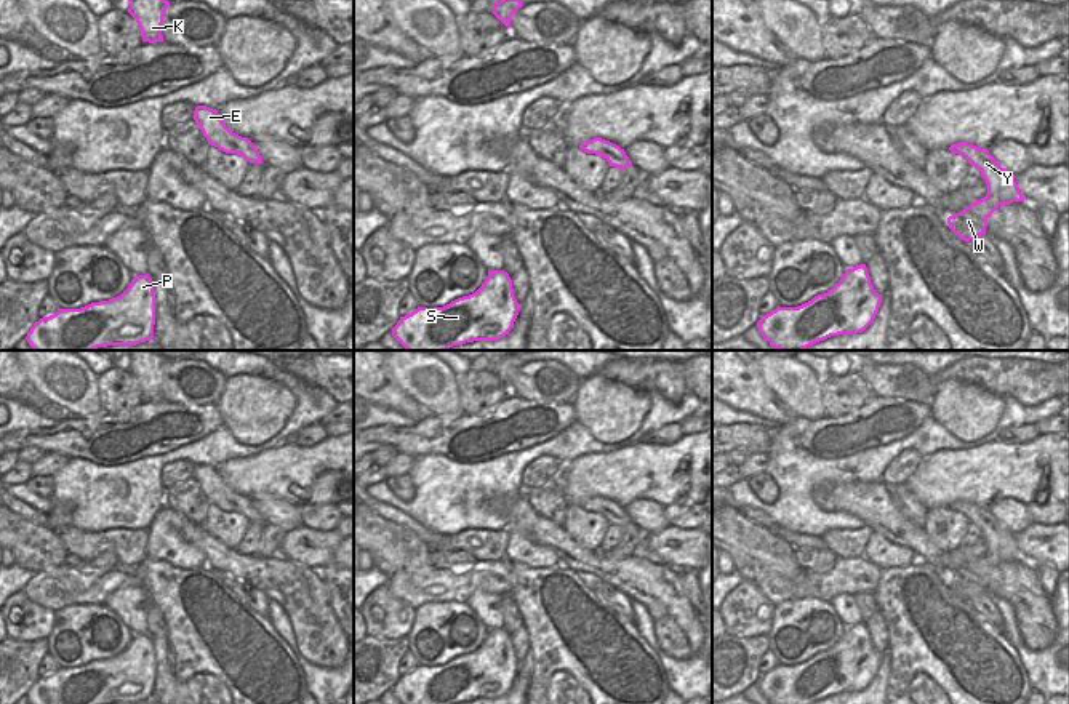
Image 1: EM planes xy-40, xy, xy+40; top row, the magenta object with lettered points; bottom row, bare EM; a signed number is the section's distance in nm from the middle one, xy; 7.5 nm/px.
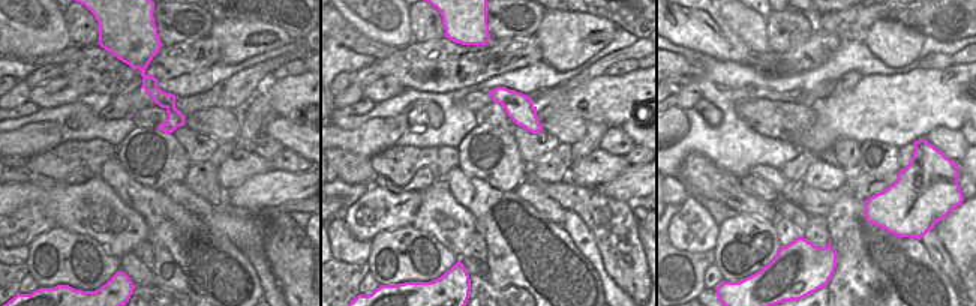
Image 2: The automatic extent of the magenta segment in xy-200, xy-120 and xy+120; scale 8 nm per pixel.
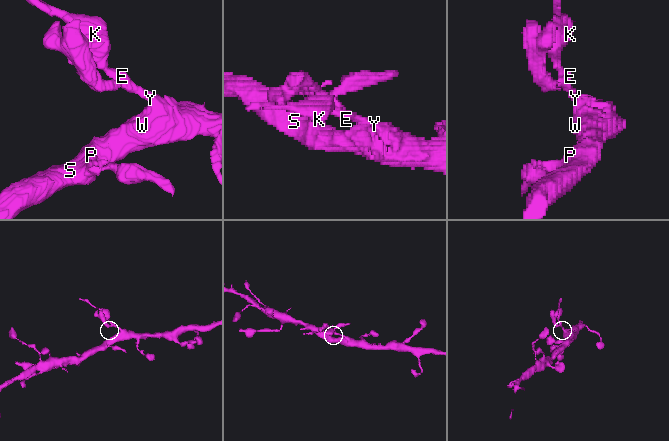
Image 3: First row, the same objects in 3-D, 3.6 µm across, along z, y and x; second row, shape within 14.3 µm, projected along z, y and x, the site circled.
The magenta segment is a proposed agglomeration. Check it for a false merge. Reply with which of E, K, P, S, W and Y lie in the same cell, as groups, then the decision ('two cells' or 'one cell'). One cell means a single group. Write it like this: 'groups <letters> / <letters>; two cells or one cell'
groups E K P S W Y; one cell

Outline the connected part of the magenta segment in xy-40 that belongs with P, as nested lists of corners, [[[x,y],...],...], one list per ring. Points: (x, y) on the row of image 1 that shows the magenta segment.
[[[146,274],[136,275],[117,298],[80,309],[58,309],[40,318],[26,339],[34,350],[94,350],[150,341],[154,325],[154,283]]]

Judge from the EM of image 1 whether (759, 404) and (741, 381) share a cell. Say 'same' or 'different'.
same

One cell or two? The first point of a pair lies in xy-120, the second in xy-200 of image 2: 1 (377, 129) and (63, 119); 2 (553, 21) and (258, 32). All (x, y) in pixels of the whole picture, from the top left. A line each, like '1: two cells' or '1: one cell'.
1: two cells
2: one cell

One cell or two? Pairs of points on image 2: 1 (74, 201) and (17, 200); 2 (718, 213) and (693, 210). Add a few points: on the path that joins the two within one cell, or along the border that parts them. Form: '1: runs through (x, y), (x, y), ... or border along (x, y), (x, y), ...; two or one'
1: runs through (60, 200), (30, 197); one
2: border along (696, 198), (717, 225); two

